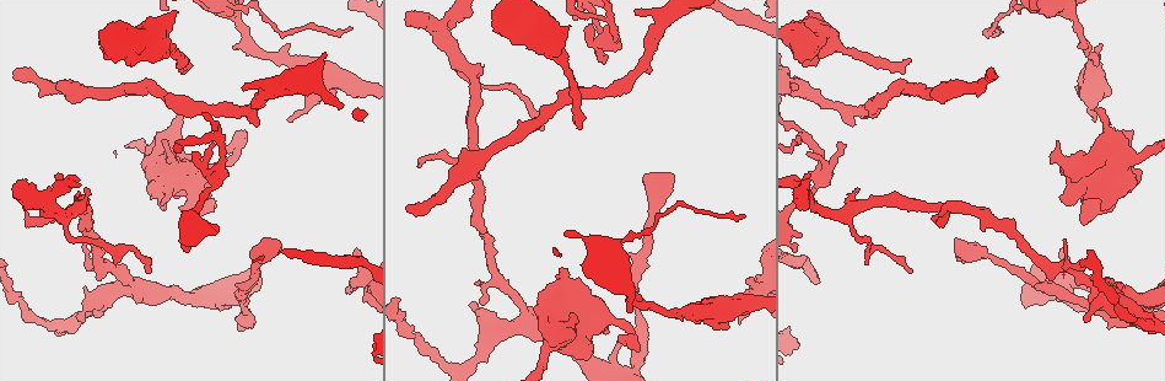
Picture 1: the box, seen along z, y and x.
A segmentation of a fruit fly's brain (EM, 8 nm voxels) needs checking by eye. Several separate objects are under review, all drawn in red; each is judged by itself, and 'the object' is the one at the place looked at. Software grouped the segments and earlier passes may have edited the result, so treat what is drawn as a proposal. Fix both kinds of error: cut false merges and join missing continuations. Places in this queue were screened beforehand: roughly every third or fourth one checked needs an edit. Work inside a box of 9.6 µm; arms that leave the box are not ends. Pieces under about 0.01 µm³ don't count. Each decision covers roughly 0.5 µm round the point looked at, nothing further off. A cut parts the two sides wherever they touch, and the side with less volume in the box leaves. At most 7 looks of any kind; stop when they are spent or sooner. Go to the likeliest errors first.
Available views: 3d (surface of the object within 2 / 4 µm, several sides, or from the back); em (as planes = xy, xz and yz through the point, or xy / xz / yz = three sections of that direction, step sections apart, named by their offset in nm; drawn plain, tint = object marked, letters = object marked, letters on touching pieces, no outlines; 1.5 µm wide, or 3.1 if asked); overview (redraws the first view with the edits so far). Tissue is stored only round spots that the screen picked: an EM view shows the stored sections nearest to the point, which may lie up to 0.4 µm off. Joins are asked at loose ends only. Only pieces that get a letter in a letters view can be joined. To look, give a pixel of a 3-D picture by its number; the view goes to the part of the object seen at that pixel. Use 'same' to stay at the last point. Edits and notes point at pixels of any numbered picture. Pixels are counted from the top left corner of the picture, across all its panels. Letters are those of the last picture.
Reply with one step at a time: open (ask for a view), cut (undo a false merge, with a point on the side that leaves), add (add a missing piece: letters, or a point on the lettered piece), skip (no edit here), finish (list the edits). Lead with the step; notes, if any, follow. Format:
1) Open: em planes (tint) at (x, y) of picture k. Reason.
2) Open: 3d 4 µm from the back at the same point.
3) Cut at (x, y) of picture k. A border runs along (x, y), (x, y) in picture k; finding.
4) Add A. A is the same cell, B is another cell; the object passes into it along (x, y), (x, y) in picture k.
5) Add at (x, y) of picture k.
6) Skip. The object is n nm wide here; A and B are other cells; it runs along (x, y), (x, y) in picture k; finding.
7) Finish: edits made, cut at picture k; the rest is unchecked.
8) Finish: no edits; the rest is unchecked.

Open: 3d 4 µm at (744, 217) of picture 1. Long arm stops here.

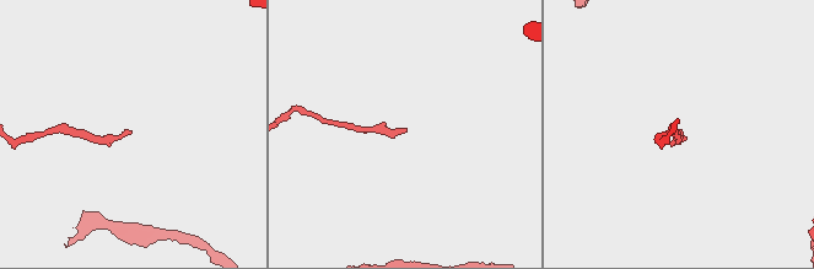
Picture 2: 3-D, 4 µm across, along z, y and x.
Open: em xy step 8 (tint) at (407, 129) of picture 2. Now the EM.

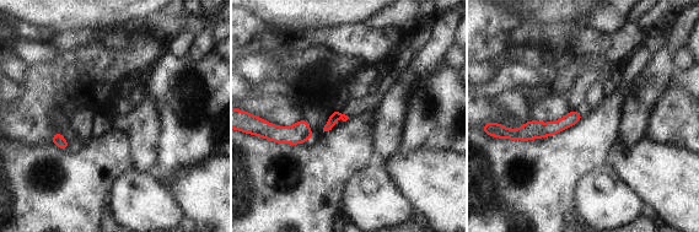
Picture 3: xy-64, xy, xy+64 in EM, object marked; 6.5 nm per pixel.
Open: em planes (letters) at the same point.

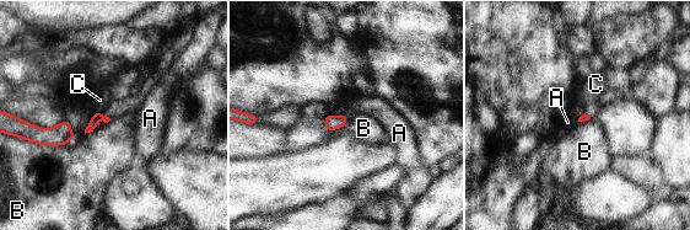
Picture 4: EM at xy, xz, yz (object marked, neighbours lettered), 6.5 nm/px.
Skip. A, B and C are other cells; none of them fits.

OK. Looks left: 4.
Open: 3d 2 µm at (604, 39) of picture 1. Calibre changes.

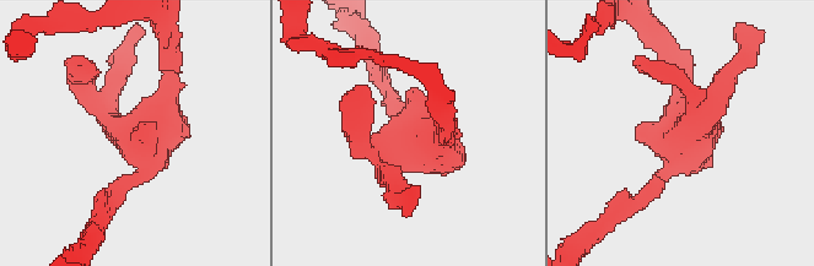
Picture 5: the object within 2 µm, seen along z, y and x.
Open: em xy step 4 (tint) at (683, 139) of picture 5.

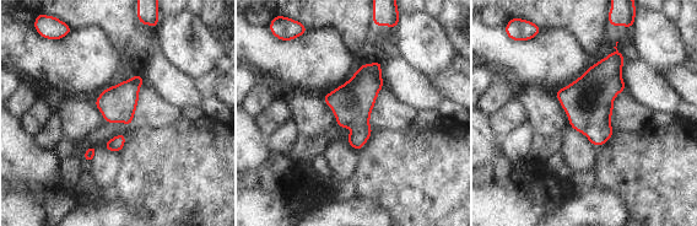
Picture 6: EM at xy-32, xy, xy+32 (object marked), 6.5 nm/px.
Open: em planes (letters) at the same point.

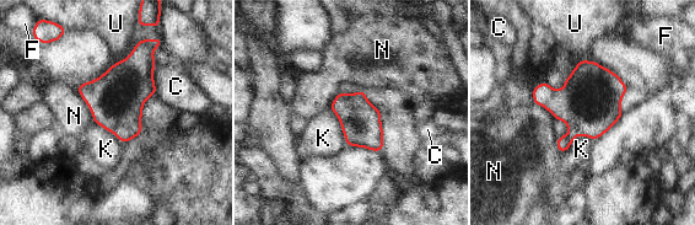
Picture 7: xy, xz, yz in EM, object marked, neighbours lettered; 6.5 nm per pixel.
Skip. C, F, K, N and U are other cells; a border runs along (329, 108), (338, 118), (349, 145) in picture 7; continuous, no second cell.

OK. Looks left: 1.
Finish: no edits; the rest is unchecked.

